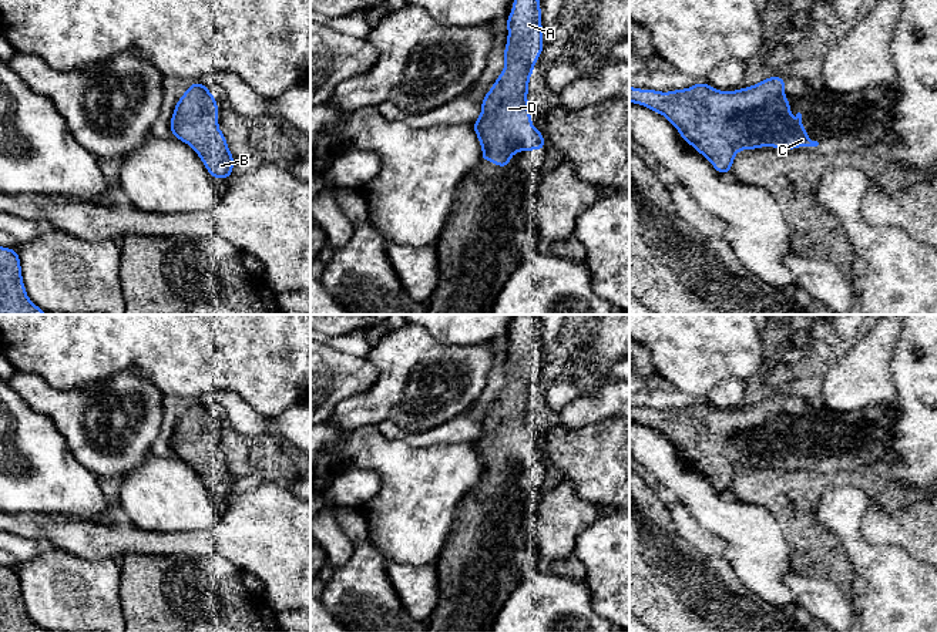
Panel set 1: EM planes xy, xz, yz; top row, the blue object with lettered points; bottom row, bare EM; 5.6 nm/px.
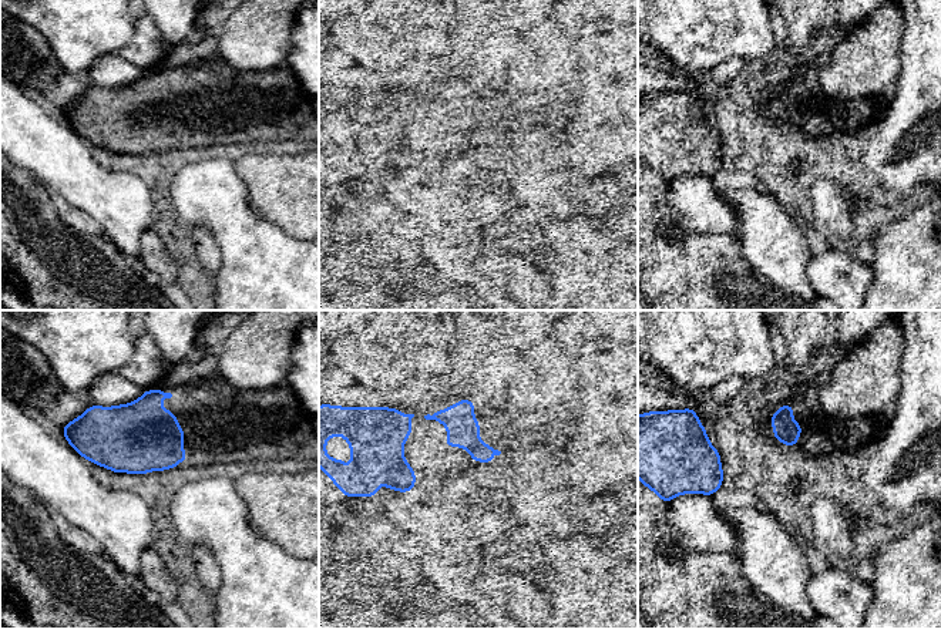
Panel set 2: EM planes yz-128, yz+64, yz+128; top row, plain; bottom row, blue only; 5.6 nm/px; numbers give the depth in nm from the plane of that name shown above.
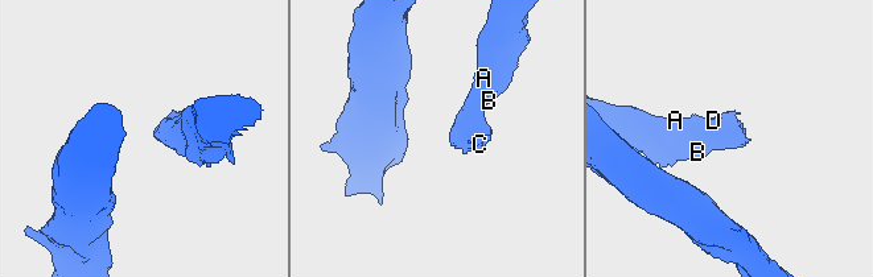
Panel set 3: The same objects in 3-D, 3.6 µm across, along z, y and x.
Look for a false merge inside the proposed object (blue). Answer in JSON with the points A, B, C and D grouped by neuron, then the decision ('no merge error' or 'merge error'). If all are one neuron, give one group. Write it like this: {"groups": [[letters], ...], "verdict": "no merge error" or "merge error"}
{"groups": [["A", "B", "C", "D"]], "verdict": "no merge error"}

